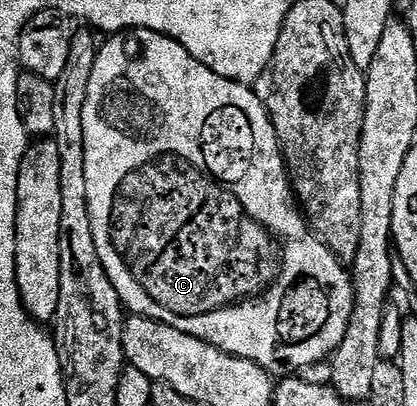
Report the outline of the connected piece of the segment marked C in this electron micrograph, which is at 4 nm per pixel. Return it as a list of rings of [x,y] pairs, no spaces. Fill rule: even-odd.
[[[129,28],[104,40],[107,41],[102,41],[93,66],[93,78],[89,78],[89,94],[85,94],[85,194],[93,242],[97,242],[101,266],[105,266],[105,274],[109,282],[113,282],[124,309],[128,313],[173,326],[231,356],[245,358],[275,378],[283,378],[303,366],[326,361],[341,338],[345,338],[345,330],[353,314],[355,291],[351,285],[351,274],[344,261],[337,259],[329,246],[319,241],[303,217],[291,190],[291,181],[287,178],[287,166],[283,163],[275,127],[265,106],[259,101],[259,95],[248,85],[221,78],[221,74],[197,62],[185,46],[165,34],[144,28]]]

